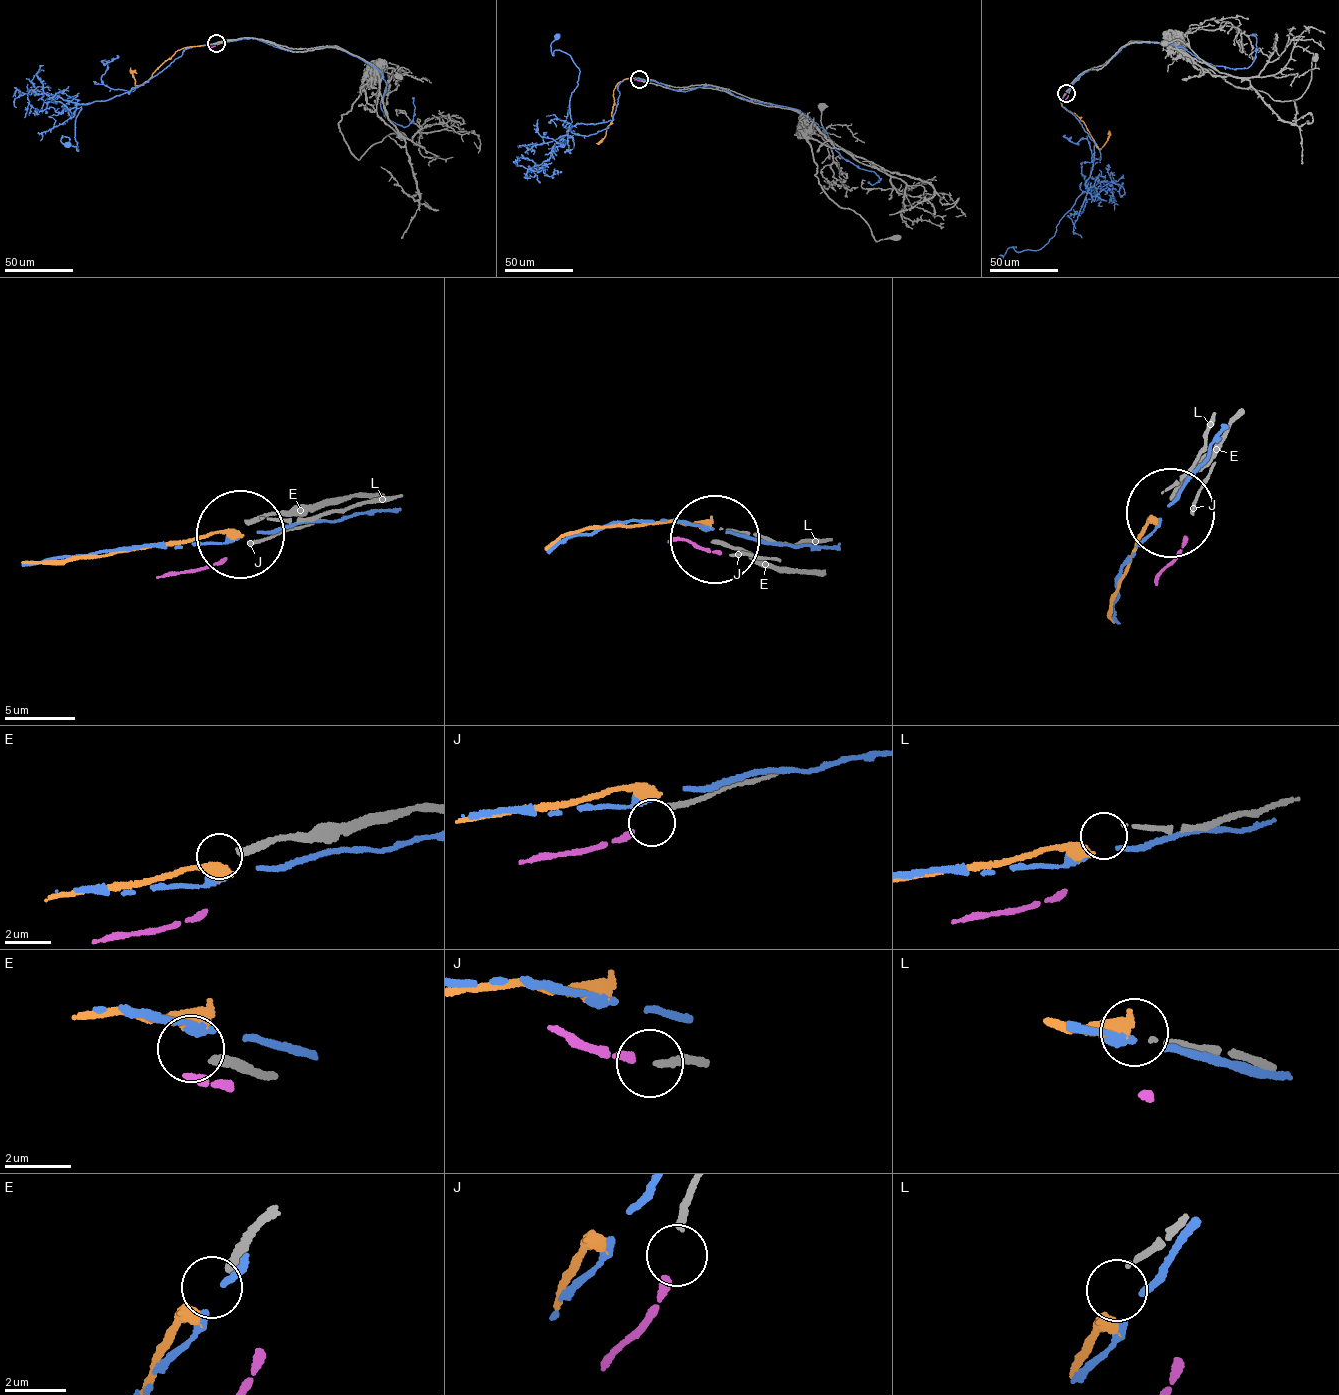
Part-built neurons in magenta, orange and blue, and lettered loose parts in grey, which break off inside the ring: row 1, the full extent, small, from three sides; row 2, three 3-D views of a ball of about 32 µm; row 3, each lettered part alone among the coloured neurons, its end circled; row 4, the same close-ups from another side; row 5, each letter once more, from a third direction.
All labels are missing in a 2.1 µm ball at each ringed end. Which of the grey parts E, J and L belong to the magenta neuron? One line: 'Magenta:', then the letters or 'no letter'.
Magenta: J

